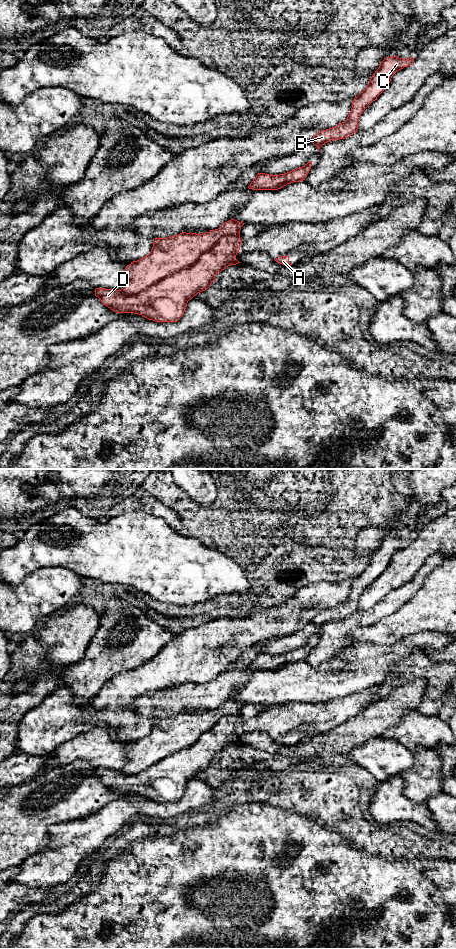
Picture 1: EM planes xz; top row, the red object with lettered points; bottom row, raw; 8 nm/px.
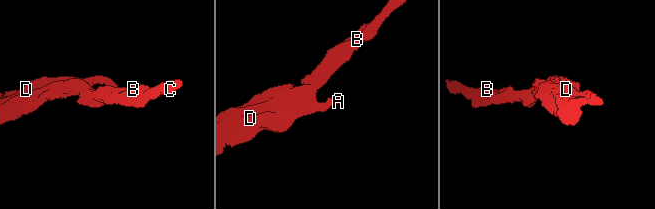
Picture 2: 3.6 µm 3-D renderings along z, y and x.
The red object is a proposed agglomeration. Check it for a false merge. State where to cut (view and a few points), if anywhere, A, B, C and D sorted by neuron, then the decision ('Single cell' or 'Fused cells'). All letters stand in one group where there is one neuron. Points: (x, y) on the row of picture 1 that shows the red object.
Split along xz (239, 235), (223, 235), (192, 265), (139, 292), (119, 291). Groups: A D / B C. Fused cells

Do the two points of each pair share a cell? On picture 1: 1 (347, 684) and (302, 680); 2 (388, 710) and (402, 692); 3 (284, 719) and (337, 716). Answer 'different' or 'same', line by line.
1: same
2: same
3: same

